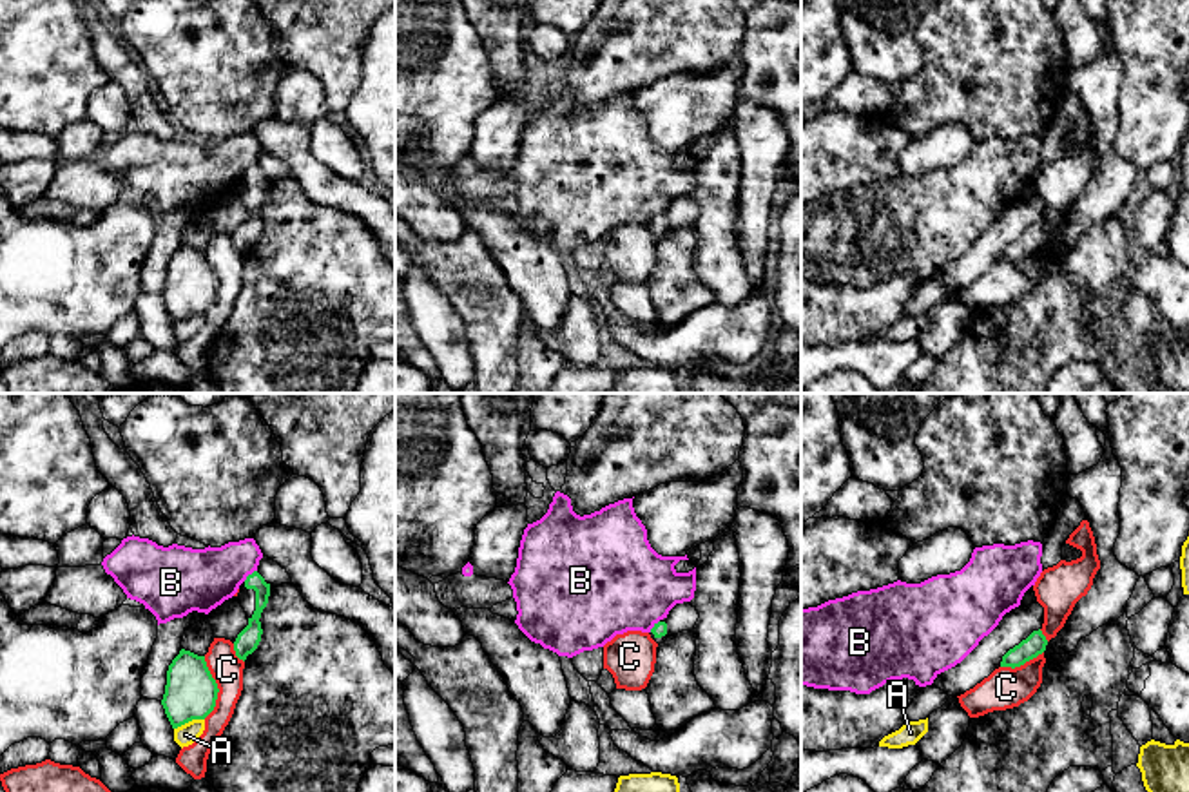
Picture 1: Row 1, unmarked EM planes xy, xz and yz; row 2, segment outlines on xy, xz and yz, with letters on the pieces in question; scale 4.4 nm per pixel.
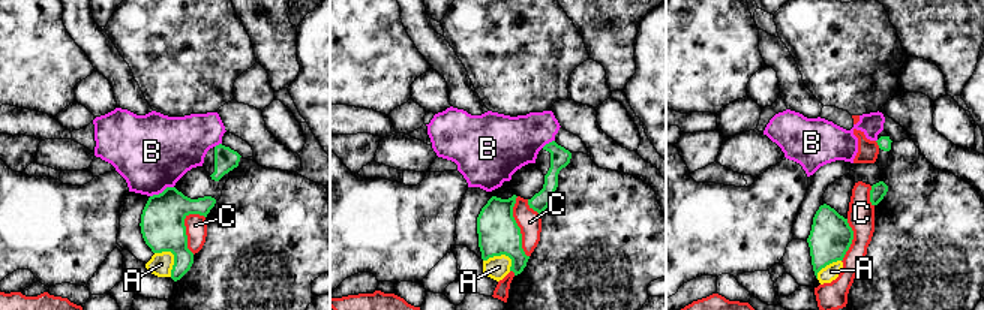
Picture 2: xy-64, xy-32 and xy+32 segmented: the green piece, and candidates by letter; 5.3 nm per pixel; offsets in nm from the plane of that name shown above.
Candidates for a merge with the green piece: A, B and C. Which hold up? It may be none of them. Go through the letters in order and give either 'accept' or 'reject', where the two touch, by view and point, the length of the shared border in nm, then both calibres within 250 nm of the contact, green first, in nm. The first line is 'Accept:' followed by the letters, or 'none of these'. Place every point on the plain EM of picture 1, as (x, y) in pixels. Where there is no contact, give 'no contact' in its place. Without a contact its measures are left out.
Accept: none of these
A: reject | xy (189, 314) | 140 nm | 240/90 nm
B: reject | xy (249, 169) | 80 nm | 80/280 nm
C: reject | xy (216, 281) | 280 nm | 240/140 nm

